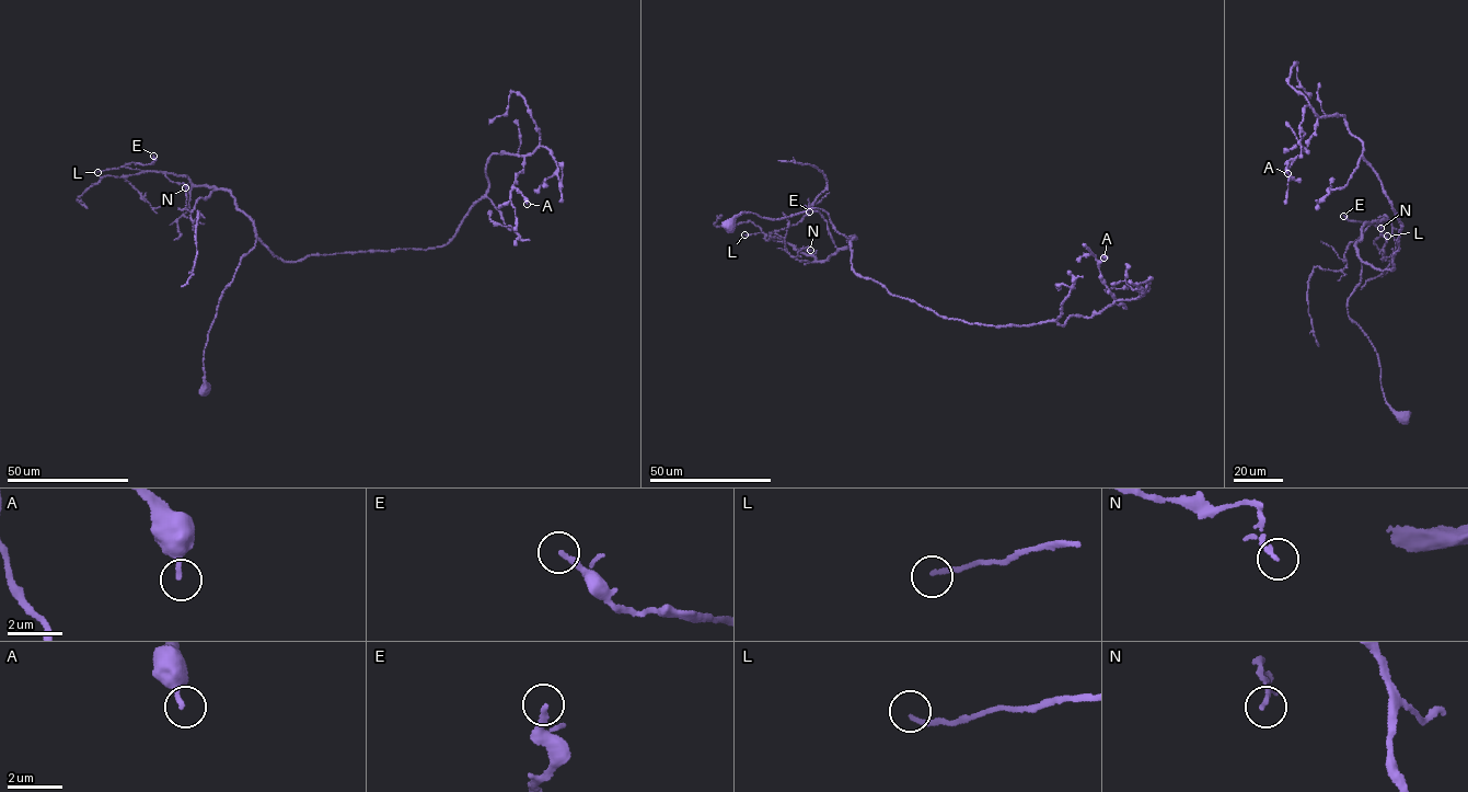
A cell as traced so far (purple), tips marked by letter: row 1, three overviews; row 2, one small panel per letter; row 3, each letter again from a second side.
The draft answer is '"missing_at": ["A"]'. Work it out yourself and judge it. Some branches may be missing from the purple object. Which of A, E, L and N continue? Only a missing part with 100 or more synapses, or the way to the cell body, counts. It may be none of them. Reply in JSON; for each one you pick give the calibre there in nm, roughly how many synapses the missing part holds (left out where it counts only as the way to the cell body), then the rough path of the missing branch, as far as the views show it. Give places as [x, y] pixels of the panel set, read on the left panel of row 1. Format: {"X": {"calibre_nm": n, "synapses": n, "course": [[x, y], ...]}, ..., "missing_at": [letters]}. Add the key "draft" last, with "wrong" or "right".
{"missing_at": [], "draft": "wrong"}

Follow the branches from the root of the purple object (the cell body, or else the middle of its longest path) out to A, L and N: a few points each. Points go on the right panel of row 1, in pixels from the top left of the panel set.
A: (1403, 416), (1347, 306), (1362, 263), (1393, 270), (1398, 217), (1341, 115), (1317, 118), (1287, 173)
L: (1403, 416), (1386, 402), (1378, 355), (1347, 306), (1361, 279), (1362, 227), (1385, 216), (1376, 226), (1387, 236)
N: (1403, 416), (1386, 402), (1378, 355), (1347, 306), (1361, 279), (1361, 230), (1388, 221), (1385, 216), (1380, 228)

